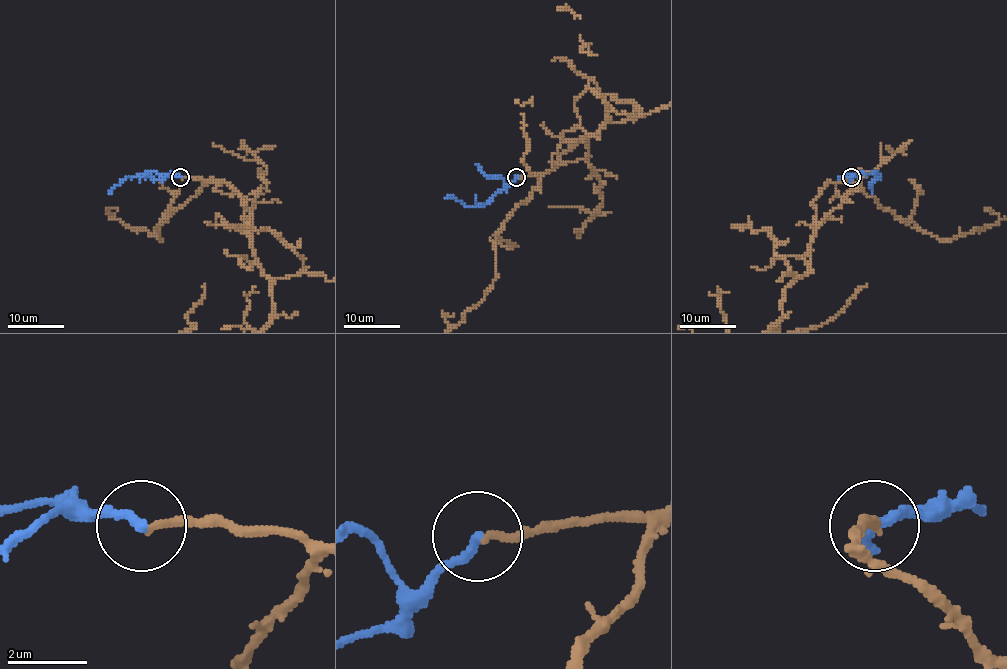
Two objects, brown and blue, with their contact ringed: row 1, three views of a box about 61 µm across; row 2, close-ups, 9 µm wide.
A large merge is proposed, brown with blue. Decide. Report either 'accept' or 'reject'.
accept

